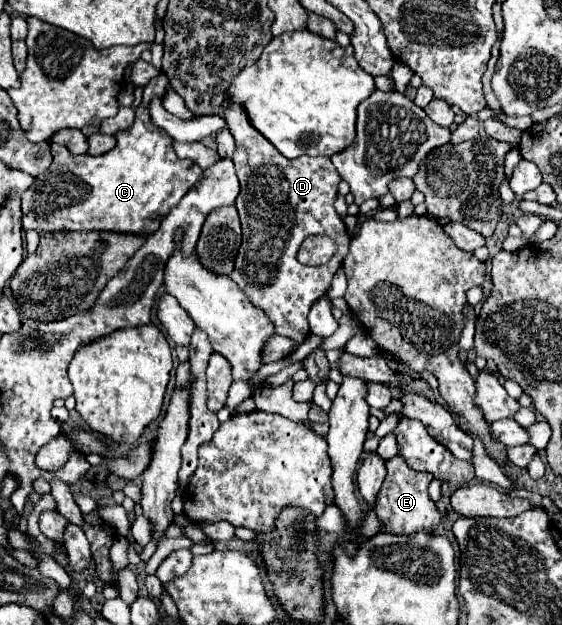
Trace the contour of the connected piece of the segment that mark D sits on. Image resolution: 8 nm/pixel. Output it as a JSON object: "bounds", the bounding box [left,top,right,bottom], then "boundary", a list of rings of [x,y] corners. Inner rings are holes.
{"bounds":[225,106,351,348],"boundary":[[[227,106],[225,122],[235,138],[233,164],[241,182],[235,206],[243,228],[235,270],[229,278],[253,306],[267,314],[275,326],[275,334],[291,338],[295,348],[299,348],[309,336],[307,314],[313,302],[327,294],[349,250],[351,234],[333,208],[341,176],[329,158],[299,156],[297,160],[287,160],[283,154],[275,152],[275,146],[255,132],[239,106]],[[311,234],[325,234],[337,242],[337,254],[325,266],[303,266],[295,258],[303,238]]]}

